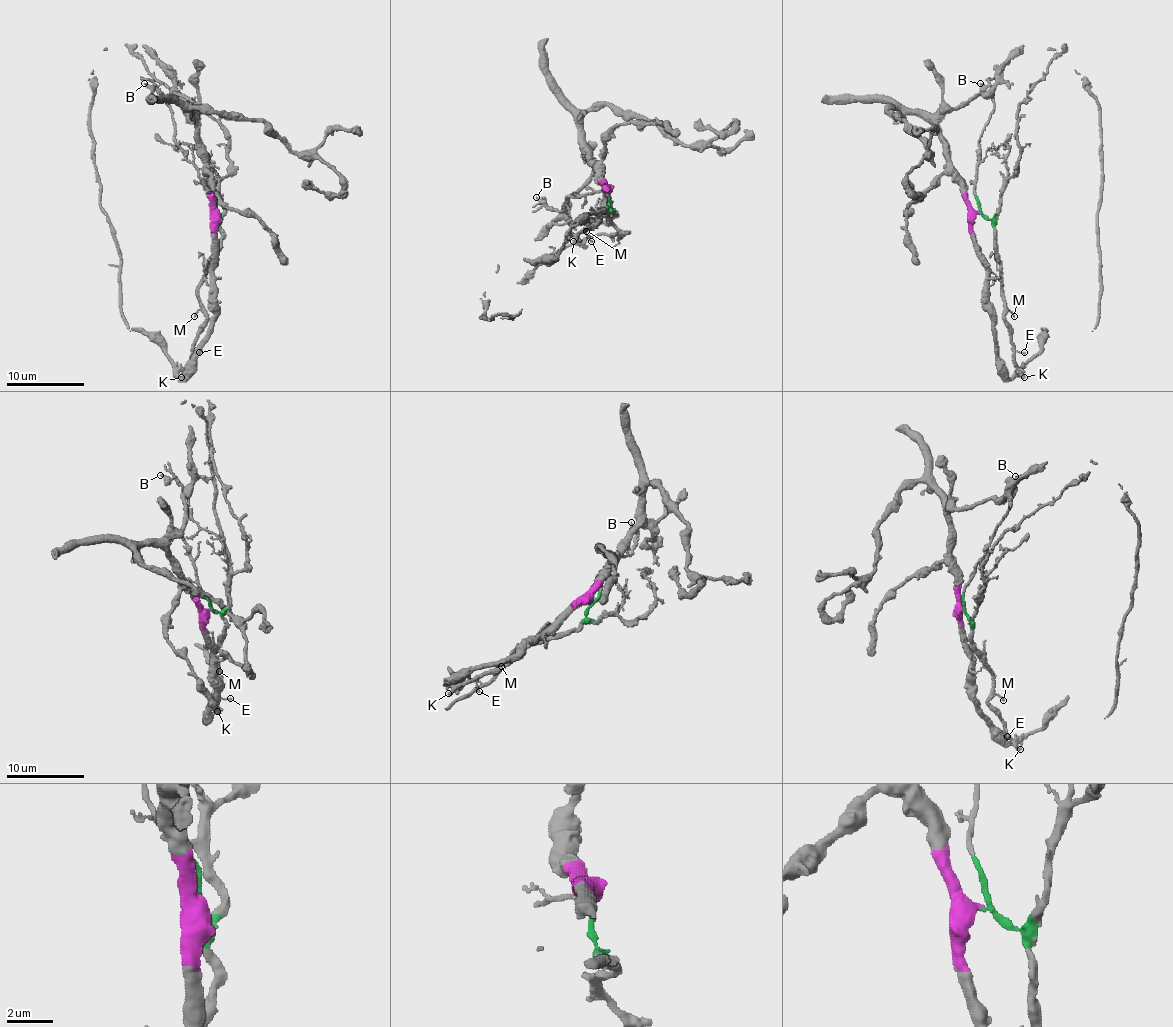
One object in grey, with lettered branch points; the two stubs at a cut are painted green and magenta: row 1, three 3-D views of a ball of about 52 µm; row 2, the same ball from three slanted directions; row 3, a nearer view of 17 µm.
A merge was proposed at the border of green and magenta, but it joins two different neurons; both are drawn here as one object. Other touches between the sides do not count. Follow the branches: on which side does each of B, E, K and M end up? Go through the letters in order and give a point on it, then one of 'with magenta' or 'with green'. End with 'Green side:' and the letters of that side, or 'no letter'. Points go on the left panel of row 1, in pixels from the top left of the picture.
B: place (144, 83); with green
E: place (199, 352); with green
K: place (181, 377); with green
M: place (194, 316); with green
Green side: B, E, K, M

